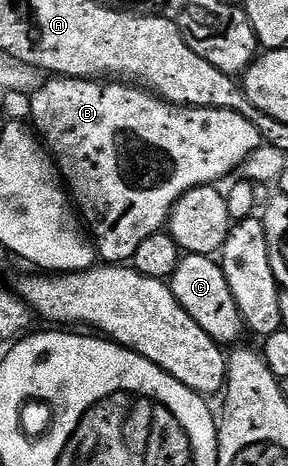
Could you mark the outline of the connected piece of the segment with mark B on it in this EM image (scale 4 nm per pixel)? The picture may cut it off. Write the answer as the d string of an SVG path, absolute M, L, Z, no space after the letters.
M66 76L50 77L31 94L29 101L30 115L34 118L33 130L37 132L50 154L54 156L54 162L58 164L59 172L68 184L69 194L75 198L80 197L81 203L79 201L78 205L81 210L85 209L85 213L82 215L85 226L92 236L97 258L110 265L118 265L129 260L136 253L136 249L140 249L140 244L146 238L159 234L167 226L170 211L178 204L182 196L187 195L195 187L217 184L219 182L217 179L222 179L225 175L232 174L233 171L235 174L253 151L264 146L260 129L256 125L252 125L252 121L248 121L248 117L240 117L240 113L232 113L228 109L208 109L207 107L176 107L165 99L159 98L147 88L124 81L101 83L97 80L72 79Z

